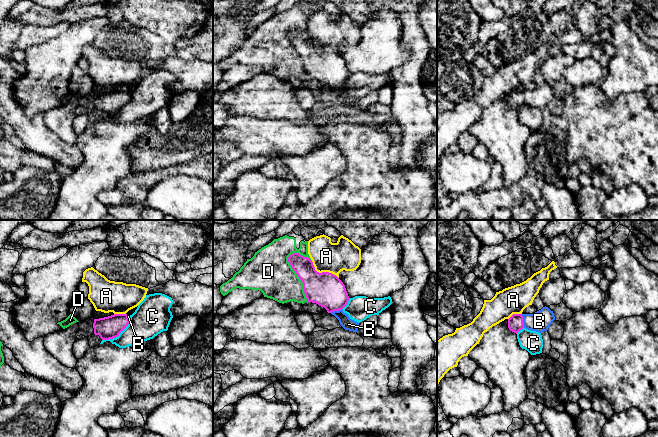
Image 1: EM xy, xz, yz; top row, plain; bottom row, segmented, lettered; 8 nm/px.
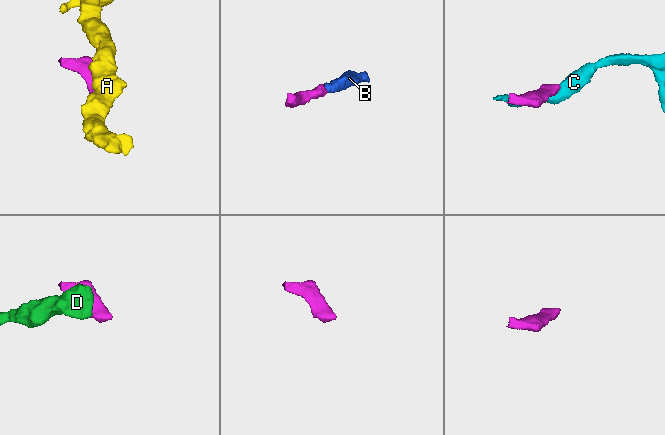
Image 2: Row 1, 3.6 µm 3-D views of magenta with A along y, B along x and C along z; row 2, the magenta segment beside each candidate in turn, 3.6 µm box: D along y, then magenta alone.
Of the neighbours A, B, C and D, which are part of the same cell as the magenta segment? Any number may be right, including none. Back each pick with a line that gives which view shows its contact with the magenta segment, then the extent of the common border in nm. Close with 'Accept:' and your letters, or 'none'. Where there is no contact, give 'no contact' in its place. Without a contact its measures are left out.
B: meets magenta in yz; contact 110 nm long
Accept: B

